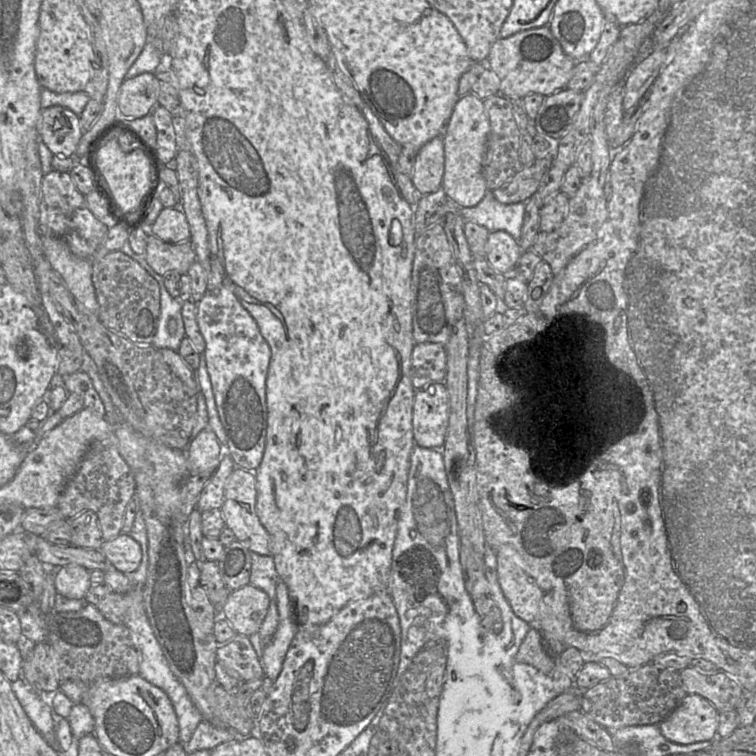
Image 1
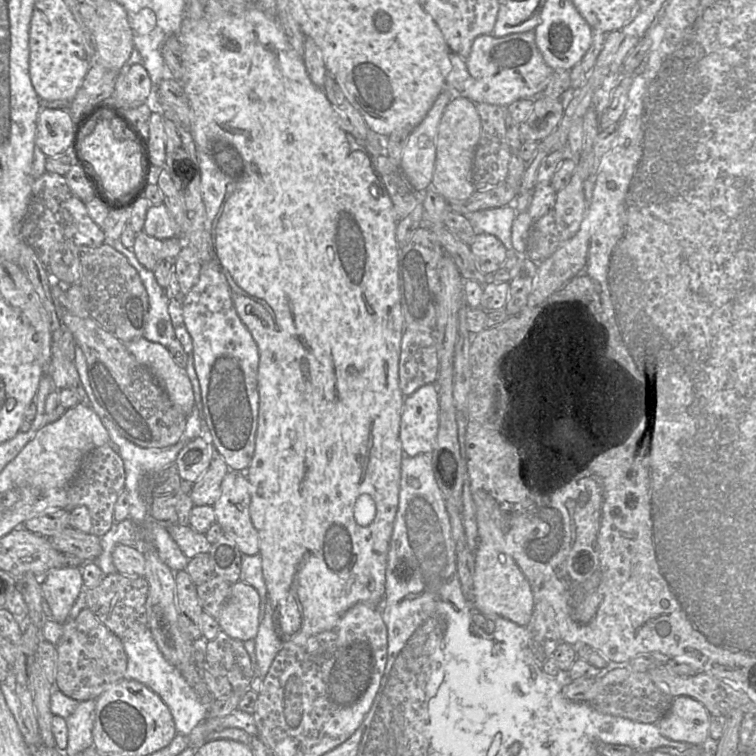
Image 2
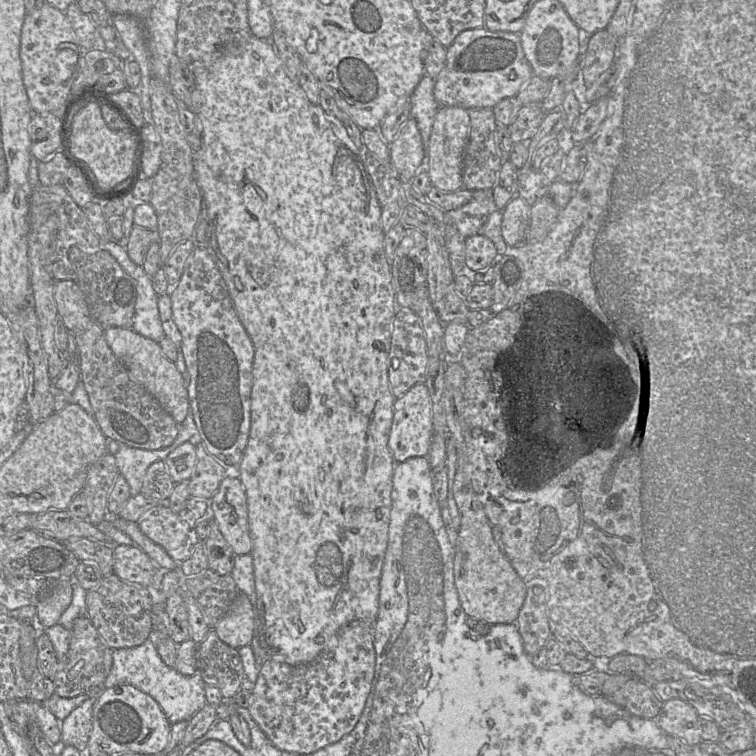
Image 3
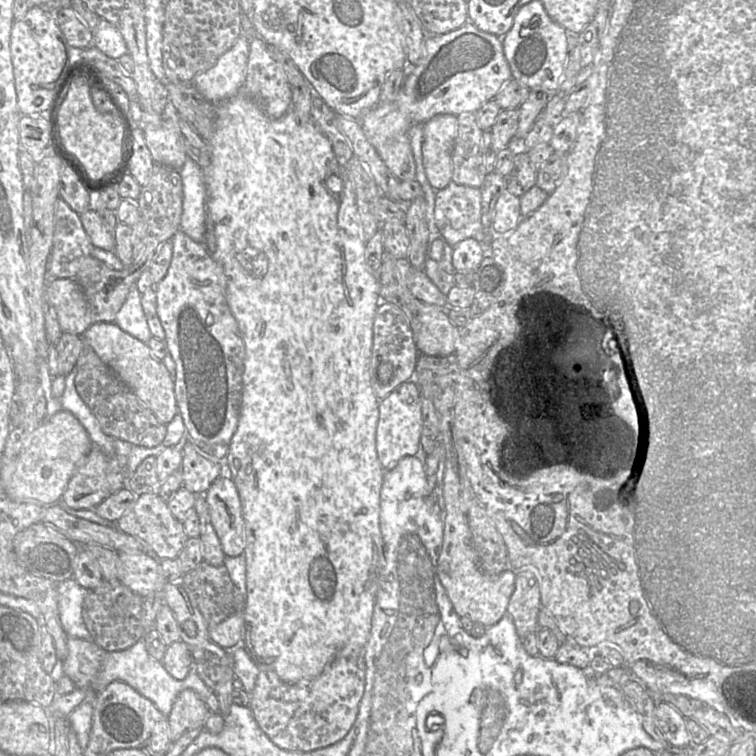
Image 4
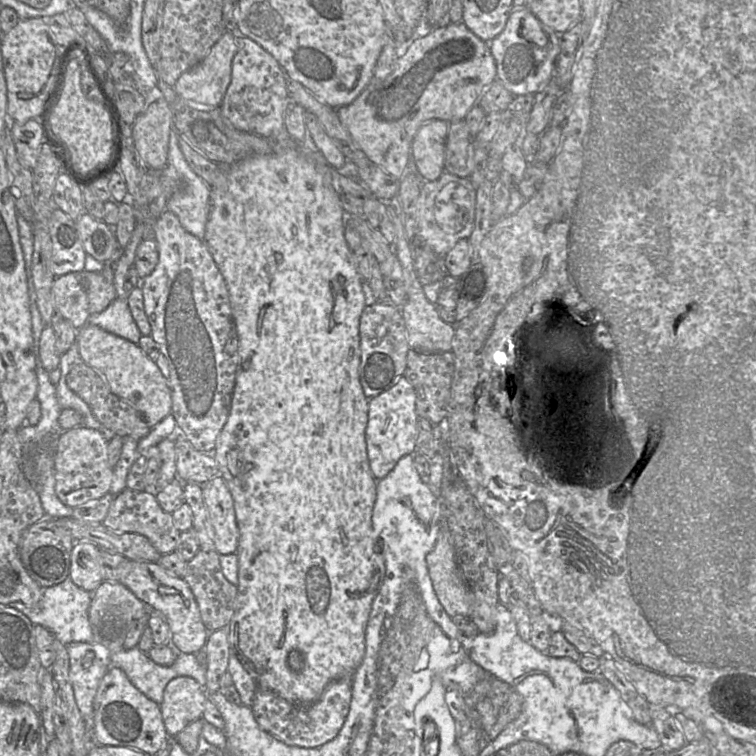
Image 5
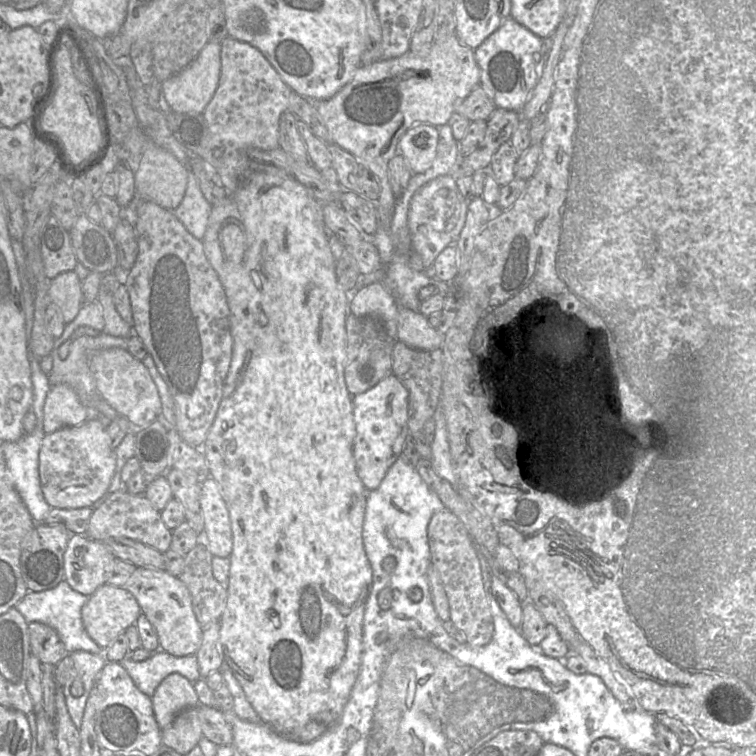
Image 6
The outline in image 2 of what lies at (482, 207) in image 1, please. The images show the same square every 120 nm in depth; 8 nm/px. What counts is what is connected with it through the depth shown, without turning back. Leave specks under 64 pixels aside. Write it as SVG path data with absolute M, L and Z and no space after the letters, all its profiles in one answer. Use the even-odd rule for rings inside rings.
M514 205L479 210L468 213L469 222L479 233L486 233L498 238L507 251L513 250L511 228L518 211Z

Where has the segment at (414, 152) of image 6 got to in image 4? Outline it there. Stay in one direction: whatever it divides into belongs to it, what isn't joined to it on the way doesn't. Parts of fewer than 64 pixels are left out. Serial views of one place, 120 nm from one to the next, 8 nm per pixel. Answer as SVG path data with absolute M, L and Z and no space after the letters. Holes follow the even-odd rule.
M438 115L423 124L423 164L434 190L443 189L453 181L452 151L458 131L457 117Z

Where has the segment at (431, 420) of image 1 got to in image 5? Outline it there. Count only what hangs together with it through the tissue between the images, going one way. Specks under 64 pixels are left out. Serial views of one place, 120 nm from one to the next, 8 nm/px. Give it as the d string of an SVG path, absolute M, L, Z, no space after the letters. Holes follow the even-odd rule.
M401 376L390 389L369 399L365 441L369 466L375 479L384 478L403 456L414 454L417 435L416 394L407 378Z

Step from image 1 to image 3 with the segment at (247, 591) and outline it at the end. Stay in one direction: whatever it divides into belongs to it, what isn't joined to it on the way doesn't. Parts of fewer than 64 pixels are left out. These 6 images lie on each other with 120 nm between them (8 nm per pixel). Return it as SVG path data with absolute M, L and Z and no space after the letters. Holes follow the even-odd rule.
M240 593L213 630L232 648L251 644L255 635L255 611L250 599Z

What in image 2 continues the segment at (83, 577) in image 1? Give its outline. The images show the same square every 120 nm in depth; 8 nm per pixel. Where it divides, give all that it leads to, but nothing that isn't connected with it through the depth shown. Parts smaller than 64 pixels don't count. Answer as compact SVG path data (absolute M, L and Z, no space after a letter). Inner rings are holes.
M81 567L56 568L40 579L44 600L51 612L50 619L65 623L70 610L84 589Z

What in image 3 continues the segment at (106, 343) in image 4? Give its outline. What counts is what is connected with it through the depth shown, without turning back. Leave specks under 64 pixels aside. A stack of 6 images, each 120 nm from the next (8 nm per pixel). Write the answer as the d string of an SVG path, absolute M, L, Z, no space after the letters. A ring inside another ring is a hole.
M107 328L104 335L115 356L126 367L130 378L154 396L177 423L181 423L190 413L187 386L175 362L167 359L158 342L146 338L130 328Z

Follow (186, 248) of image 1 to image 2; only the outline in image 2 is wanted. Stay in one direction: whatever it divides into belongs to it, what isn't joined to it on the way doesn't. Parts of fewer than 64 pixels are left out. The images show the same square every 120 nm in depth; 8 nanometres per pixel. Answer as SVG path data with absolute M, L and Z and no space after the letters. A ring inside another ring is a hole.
M142 231L136 234L132 250L141 264L153 271L162 260L176 259L184 243L180 236L157 239Z

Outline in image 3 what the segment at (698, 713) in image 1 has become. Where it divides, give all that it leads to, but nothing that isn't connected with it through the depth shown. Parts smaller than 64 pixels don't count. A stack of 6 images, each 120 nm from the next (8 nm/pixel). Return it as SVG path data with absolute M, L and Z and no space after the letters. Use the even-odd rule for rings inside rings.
M681 699L664 702L656 722L667 735L678 737L689 746L702 742L701 718L692 706Z

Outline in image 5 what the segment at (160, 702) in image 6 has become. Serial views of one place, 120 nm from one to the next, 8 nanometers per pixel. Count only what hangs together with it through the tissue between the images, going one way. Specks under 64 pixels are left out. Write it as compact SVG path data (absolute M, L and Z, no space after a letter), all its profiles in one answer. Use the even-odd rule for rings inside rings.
M175 677L167 684L160 709L170 740L190 723L202 718L206 700L206 690L191 677Z

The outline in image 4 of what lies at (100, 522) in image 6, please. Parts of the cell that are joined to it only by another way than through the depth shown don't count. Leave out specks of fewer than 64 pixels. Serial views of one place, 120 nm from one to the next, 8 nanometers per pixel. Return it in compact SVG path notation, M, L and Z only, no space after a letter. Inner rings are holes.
M156 494L138 496L122 517L115 522L115 527L147 543L155 552L157 556L155 558L158 560L178 558L189 539L184 531L183 523L173 516L167 503Z

